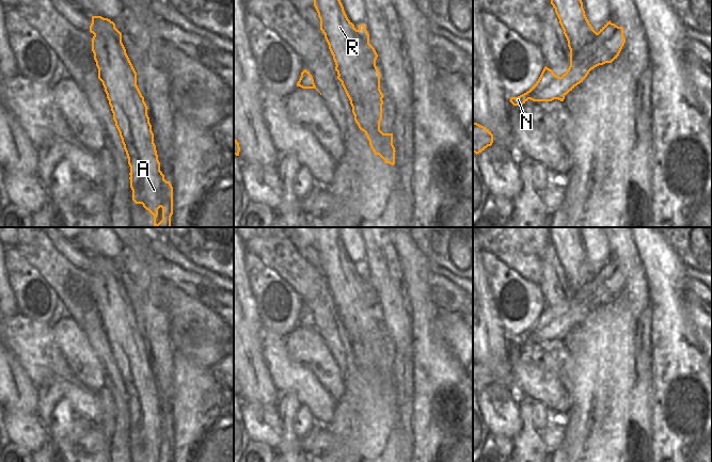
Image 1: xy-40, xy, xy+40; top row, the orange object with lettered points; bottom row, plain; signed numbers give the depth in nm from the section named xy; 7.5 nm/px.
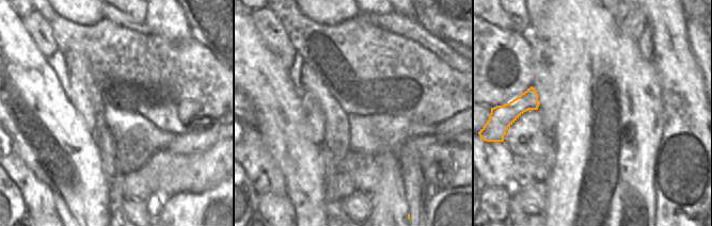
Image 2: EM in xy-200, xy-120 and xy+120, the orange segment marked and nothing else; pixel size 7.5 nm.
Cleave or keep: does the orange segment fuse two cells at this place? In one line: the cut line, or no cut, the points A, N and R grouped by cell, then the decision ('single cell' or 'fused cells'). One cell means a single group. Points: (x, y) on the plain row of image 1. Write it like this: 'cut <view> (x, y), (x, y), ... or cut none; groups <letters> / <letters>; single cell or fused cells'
cut xy+40 (598, 272), (575, 296), (570, 296); groups A R / N; fused cells

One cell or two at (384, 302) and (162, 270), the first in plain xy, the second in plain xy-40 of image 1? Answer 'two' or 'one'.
two

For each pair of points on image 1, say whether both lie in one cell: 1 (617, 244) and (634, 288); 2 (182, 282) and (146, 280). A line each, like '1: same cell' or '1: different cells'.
1: same cell
2: different cells

